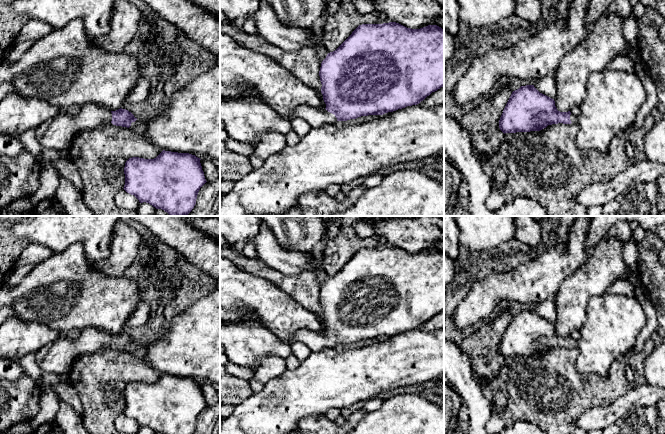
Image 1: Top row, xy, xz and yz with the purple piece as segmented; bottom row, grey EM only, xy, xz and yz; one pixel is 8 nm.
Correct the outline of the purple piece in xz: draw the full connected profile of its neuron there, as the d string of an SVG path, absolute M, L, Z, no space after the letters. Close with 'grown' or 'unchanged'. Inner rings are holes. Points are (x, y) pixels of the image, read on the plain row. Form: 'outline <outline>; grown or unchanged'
outline M396 246L359 249L335 275L327 278L321 287L319 300L326 332L302 328L293 337L282 340L284 343L300 341L312 352L318 352L326 347L335 349L337 345L383 339L417 329L444 310L444 254L437 249L411 253Z; grown

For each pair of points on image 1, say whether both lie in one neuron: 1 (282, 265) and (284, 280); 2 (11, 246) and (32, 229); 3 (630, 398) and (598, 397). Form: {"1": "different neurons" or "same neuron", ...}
{"1": "different neurons", "2": "different neurons", "3": "different neurons"}

